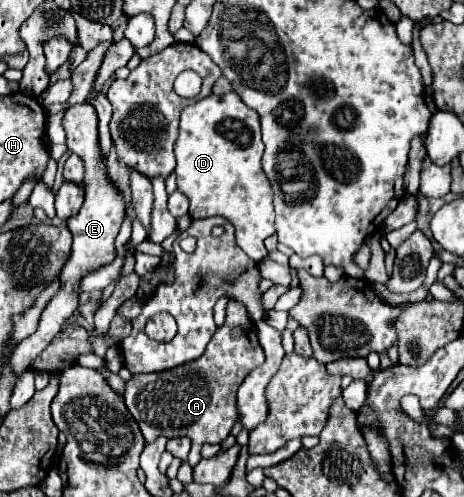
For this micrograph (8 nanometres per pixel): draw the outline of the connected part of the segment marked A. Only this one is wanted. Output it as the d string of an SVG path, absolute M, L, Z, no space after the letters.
M228 302L224 326L216 330L210 346L194 364L184 364L170 372L136 374L126 382L124 402L146 442L154 442L158 436L188 436L192 440L194 456L198 456L202 444L220 444L230 434L238 420L236 390L262 360L264 352L256 336L256 326L246 316L246 308L238 302Z

